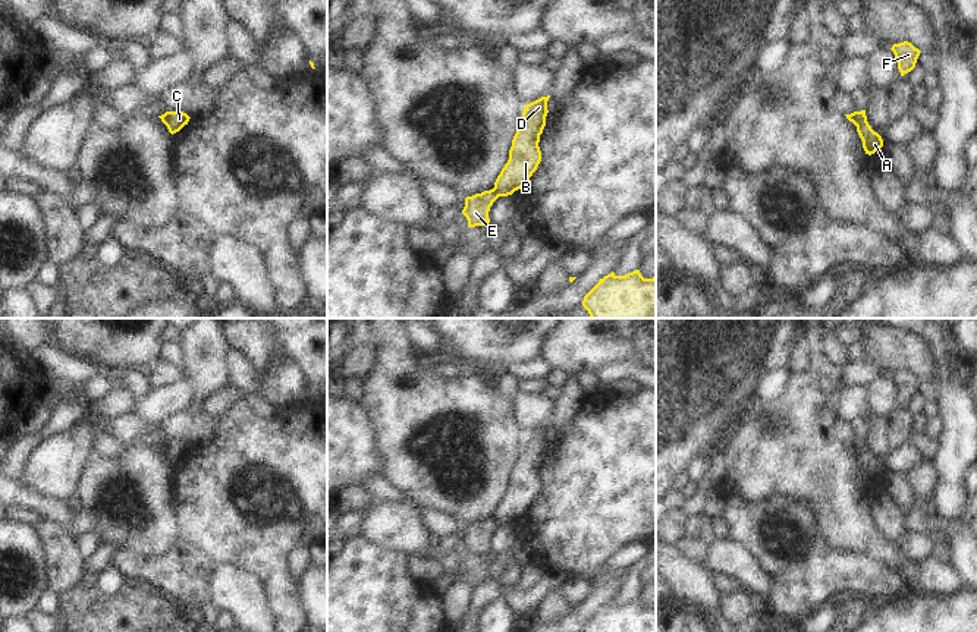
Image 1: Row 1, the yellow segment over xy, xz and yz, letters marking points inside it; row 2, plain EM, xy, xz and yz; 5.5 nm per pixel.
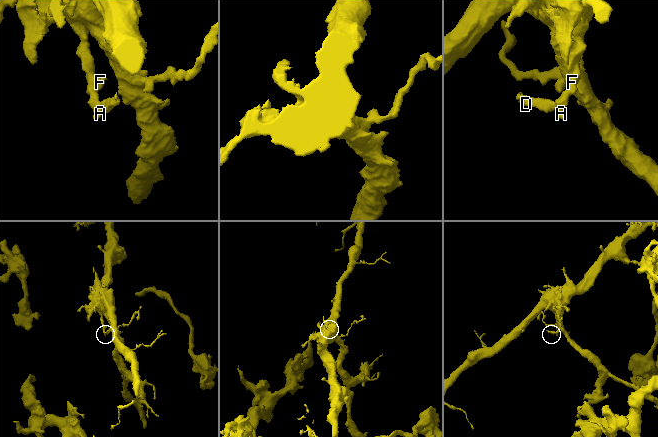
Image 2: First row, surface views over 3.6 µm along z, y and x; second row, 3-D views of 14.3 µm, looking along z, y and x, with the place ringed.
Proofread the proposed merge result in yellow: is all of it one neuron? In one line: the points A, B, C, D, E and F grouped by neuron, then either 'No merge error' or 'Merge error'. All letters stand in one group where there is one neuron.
Groups: A E F / B C D. Merge error.

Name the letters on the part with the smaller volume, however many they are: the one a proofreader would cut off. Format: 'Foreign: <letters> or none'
Foreign: B, C, D

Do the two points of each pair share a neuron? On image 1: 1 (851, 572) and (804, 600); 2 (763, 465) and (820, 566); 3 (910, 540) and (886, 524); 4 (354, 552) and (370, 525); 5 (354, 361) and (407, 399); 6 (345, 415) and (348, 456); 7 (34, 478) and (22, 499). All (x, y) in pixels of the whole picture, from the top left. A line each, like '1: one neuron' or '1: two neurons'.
1: one neuron
2: two neurons
3: one neuron
4: two neurons
5: two neurons
6: one neuron
7: two neurons

